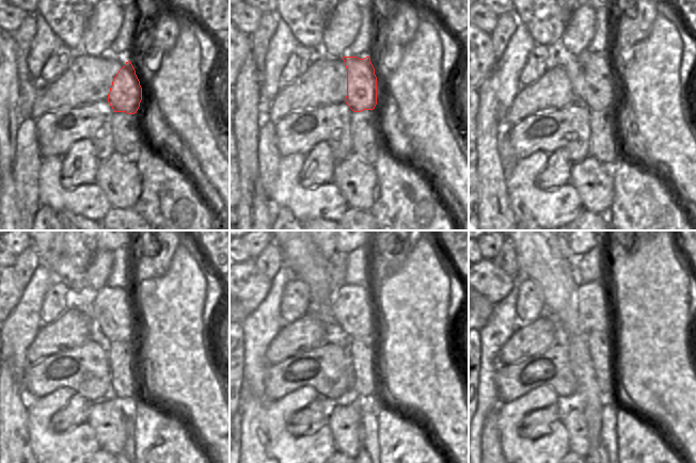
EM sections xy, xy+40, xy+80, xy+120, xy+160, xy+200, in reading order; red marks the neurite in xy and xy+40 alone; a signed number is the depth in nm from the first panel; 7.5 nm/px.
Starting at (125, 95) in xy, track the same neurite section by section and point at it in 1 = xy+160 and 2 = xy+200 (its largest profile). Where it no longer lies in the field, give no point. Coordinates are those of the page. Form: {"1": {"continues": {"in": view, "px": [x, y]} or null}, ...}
{"1": {"continues": {"in": "xy+160", "px": [351, 307]}}, "2": {"continues": {"in": "xy+200", "px": [591, 297]}}}

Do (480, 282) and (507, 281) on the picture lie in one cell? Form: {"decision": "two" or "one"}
{"decision": "one"}

